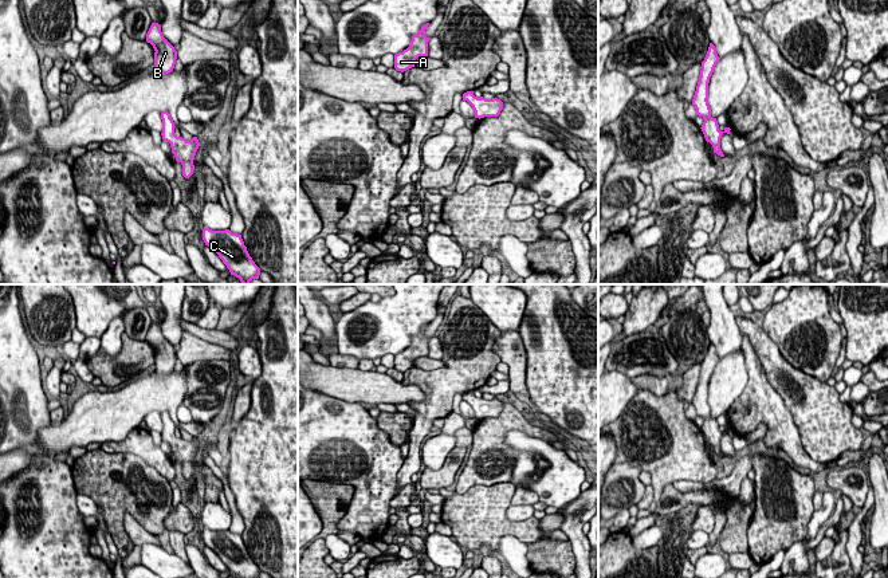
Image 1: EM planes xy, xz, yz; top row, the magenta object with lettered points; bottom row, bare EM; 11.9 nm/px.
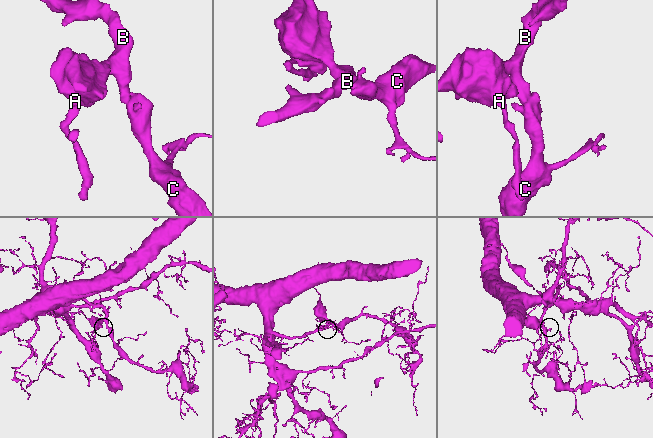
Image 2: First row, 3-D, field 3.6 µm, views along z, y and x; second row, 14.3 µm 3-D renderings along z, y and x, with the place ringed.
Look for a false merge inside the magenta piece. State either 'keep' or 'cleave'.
keep

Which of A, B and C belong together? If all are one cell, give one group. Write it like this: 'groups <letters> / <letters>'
groups A B C

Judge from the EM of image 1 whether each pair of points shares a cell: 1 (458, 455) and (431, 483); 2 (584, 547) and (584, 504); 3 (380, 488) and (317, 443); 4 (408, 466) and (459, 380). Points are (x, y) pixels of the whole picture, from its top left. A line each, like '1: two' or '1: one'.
1: one
2: one
3: one
4: one

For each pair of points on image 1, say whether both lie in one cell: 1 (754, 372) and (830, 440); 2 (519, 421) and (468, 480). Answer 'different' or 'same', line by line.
1: different
2: same

